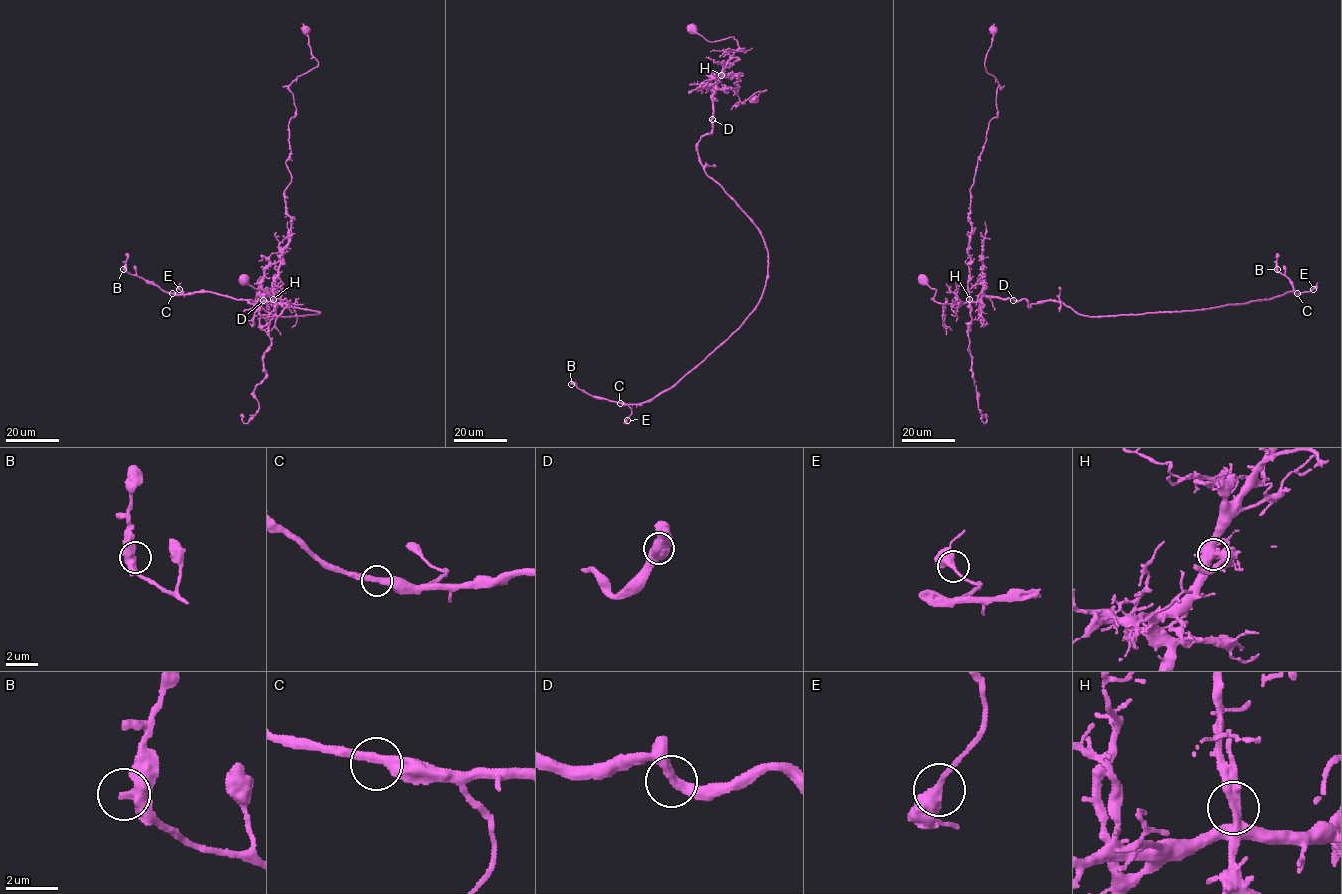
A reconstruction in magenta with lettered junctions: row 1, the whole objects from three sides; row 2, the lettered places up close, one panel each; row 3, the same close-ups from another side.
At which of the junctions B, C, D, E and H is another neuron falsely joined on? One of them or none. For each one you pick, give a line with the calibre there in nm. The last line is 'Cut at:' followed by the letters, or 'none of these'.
H: Thickness 400 nm
Cut at: H

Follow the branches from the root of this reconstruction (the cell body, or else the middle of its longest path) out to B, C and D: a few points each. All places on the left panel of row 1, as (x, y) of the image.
B: (244, 279), (291, 303), (265, 296), (256, 308), (250, 301), (275, 315), (319, 313), (173, 294), (123, 269)
C: (244, 279), (291, 303), (265, 296), (256, 308), (250, 301), (275, 315), (319, 313), (211, 292), (172, 293)
D: (244, 279), (255, 289), (291, 303), (267, 302), (265, 296), (263, 300)

